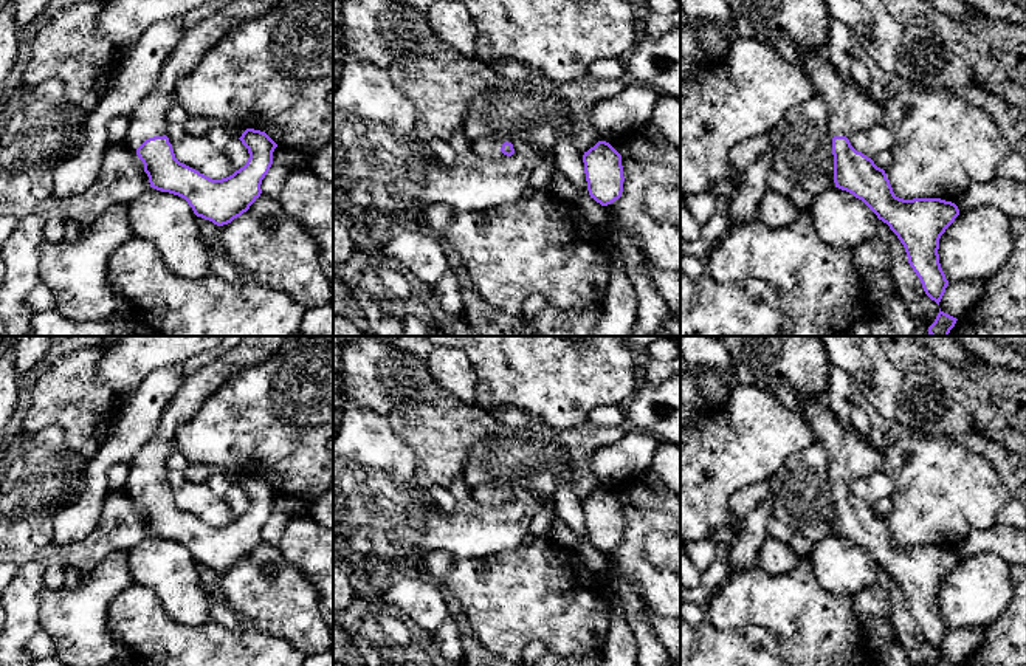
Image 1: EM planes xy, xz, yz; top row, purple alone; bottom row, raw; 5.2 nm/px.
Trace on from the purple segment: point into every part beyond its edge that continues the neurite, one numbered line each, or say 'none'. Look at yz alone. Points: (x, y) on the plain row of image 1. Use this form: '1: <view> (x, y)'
1: yz (850, 456)

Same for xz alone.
1: xz (490, 496)

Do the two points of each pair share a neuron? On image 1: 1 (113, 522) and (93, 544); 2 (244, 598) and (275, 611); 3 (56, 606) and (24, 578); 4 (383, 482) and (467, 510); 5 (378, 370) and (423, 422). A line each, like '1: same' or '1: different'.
1: same
2: same
3: different
4: same
5: same

